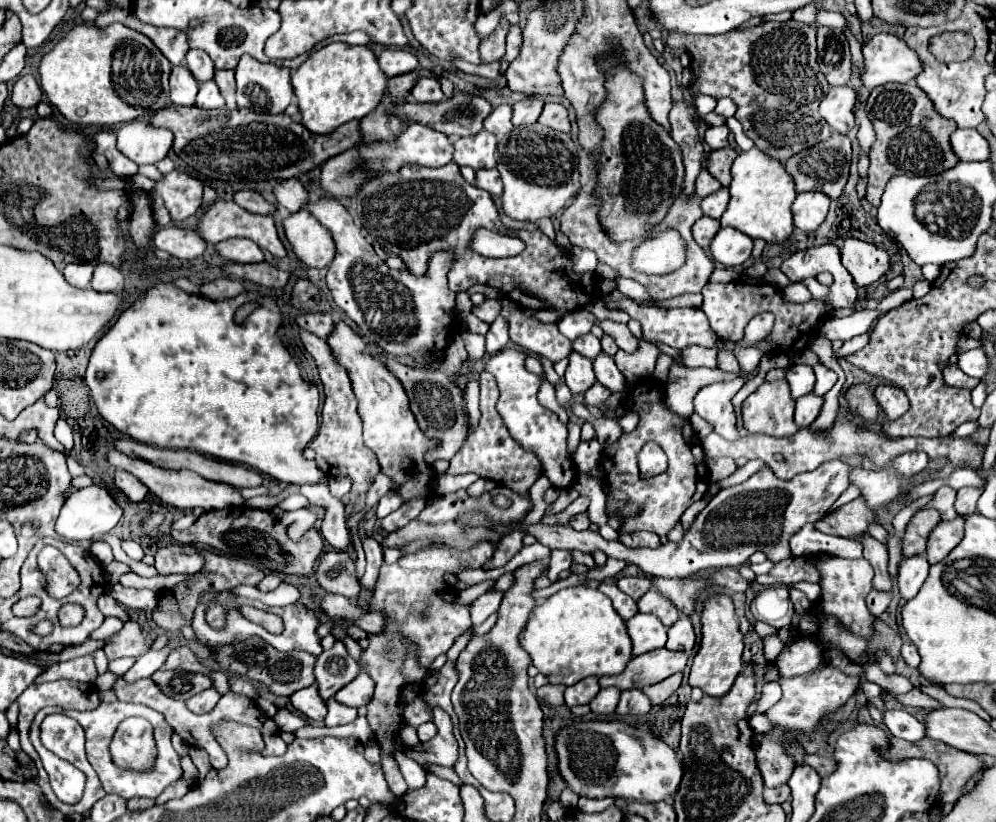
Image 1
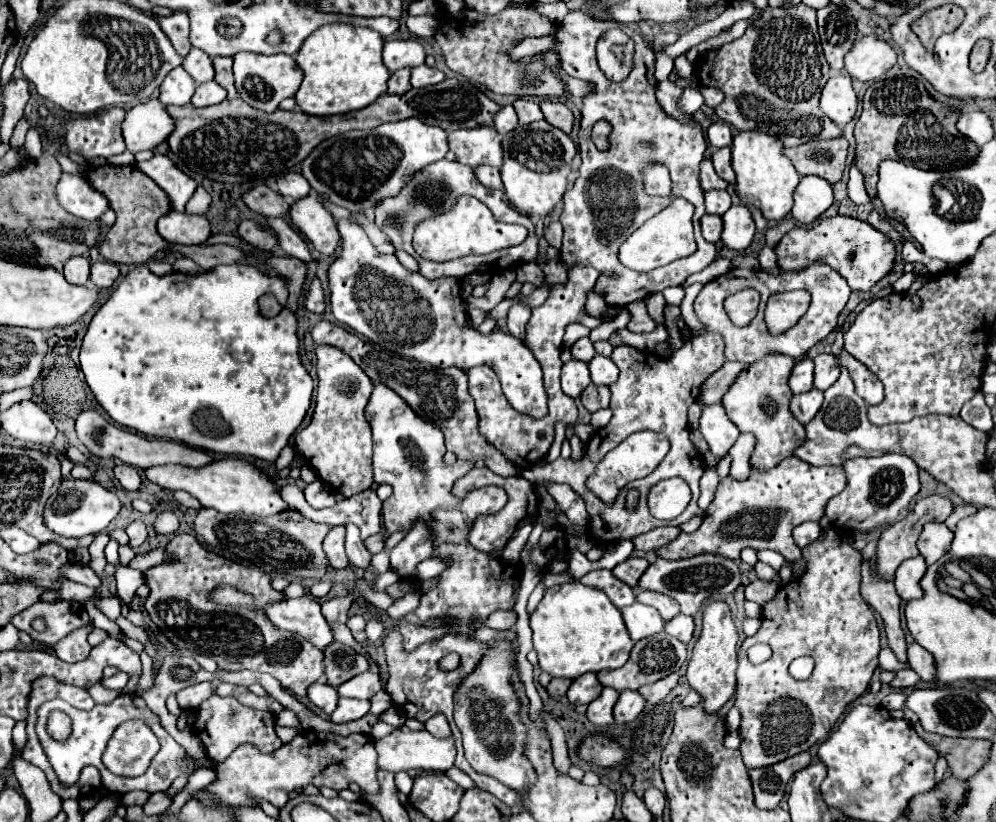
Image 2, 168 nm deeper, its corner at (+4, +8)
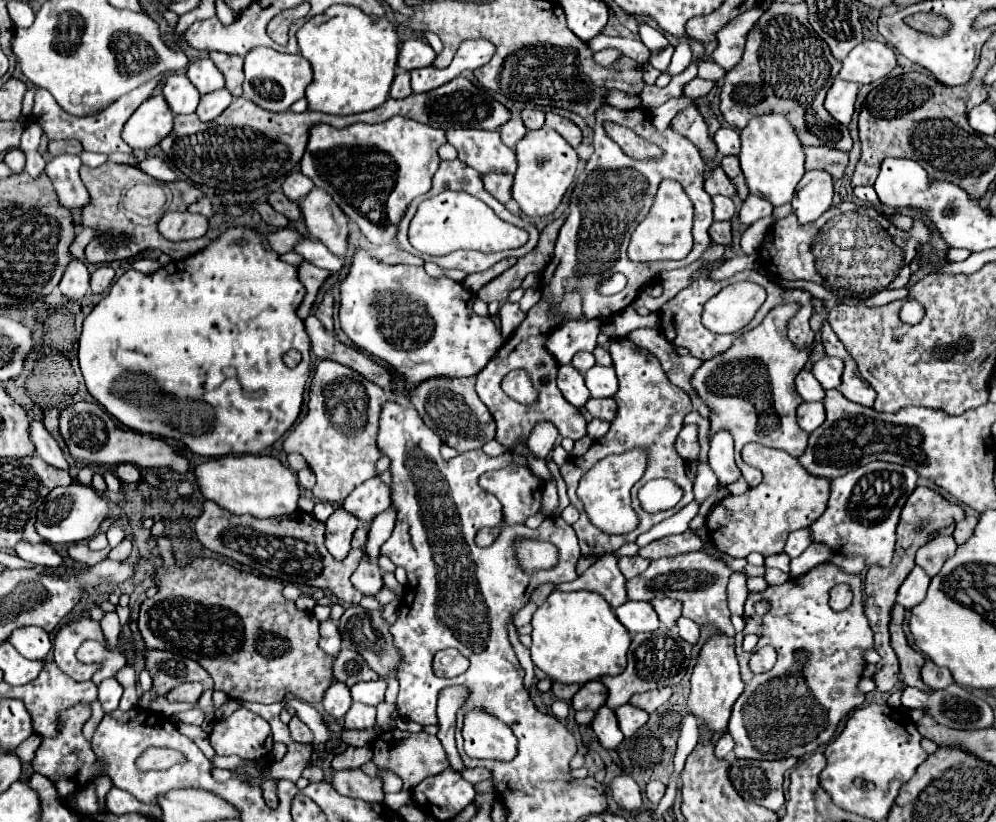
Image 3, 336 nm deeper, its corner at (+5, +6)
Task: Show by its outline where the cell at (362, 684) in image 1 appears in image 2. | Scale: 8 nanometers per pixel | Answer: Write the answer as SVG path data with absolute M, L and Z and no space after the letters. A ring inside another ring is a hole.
M366 671L362 675L356 675L354 679L346 681L344 685L338 687L338 693L342 697L354 697L354 699L372 699L378 691L384 689L384 683L380 675Z

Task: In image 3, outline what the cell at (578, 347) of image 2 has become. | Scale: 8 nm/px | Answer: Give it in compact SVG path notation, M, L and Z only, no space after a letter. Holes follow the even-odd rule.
M581 351L581 353L575 353L571 365L573 365L577 371L585 373L585 371L589 371L589 369L595 365L595 357L593 357L593 353L589 353L589 351Z

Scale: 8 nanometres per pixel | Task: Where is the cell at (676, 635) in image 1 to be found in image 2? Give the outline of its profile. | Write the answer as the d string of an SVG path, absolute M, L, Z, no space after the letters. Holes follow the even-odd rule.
M676 615L672 621L666 623L666 633L680 639L682 643L688 643L694 633L694 619L688 615Z

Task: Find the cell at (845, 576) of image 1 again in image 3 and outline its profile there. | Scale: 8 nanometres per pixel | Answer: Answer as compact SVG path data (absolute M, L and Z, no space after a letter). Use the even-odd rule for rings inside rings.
M833 563L815 565L801 577L789 579L783 585L767 587L763 593L751 593L745 603L745 629L735 635L737 639L737 659L741 665L741 677L745 681L745 691L733 705L733 713L729 719L729 733L735 739L735 757L737 759L785 759L785 757L803 757L807 753L817 751L821 745L827 745L837 731L837 725L843 717L847 717L855 707L865 701L865 693L859 691L859 681L867 667L863 653L873 649L873 631L869 629L869 619L863 613L863 581L861 575L845 573L837 569ZM845 583L851 587L853 603L837 613L829 607L829 591L837 585ZM767 601L769 609L765 615L755 613L755 603ZM747 633L755 633L759 637L757 649L771 645L777 651L777 663L767 673L753 673L749 669L751 653L741 649L743 637Z

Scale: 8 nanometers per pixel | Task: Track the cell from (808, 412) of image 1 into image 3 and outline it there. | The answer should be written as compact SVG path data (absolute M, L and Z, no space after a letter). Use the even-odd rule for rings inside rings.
M805 401L797 409L797 423L803 431L811 433L825 421L825 409L821 401Z

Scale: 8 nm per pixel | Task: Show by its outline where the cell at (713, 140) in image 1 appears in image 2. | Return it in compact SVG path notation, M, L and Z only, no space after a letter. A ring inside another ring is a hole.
M724 121L712 123L710 129L708 129L708 141L716 149L730 147L732 145L732 129L730 129L730 125L724 123Z

